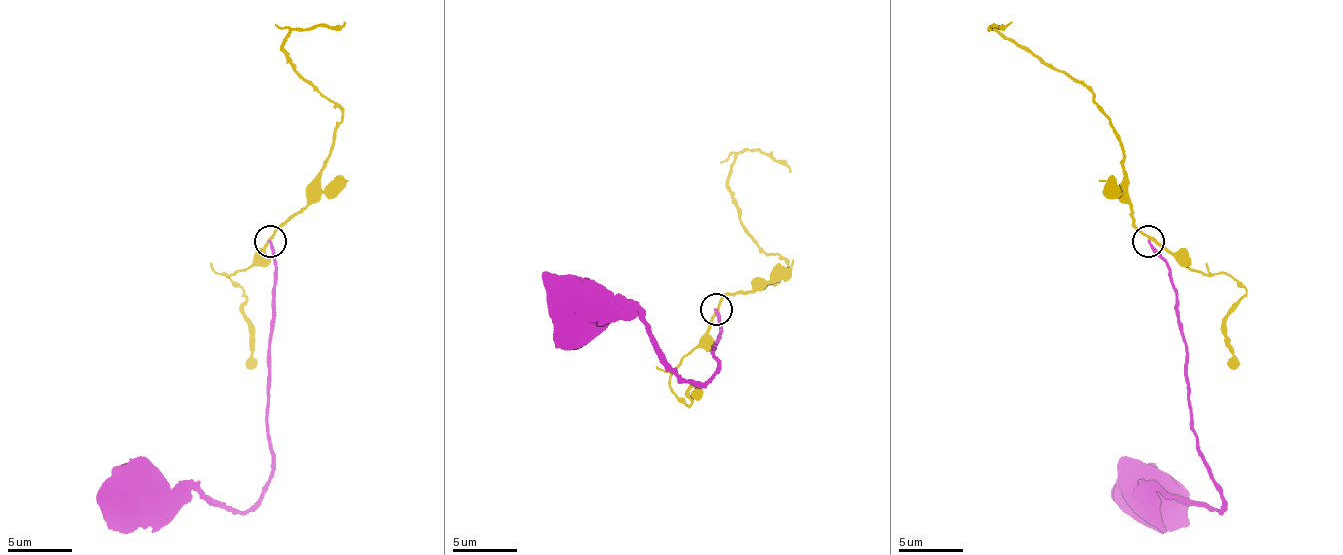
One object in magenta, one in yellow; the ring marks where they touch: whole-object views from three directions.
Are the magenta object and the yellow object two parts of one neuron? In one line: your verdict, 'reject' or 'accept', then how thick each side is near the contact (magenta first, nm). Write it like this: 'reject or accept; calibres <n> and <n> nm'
reject; calibres 240 and 200 nm

